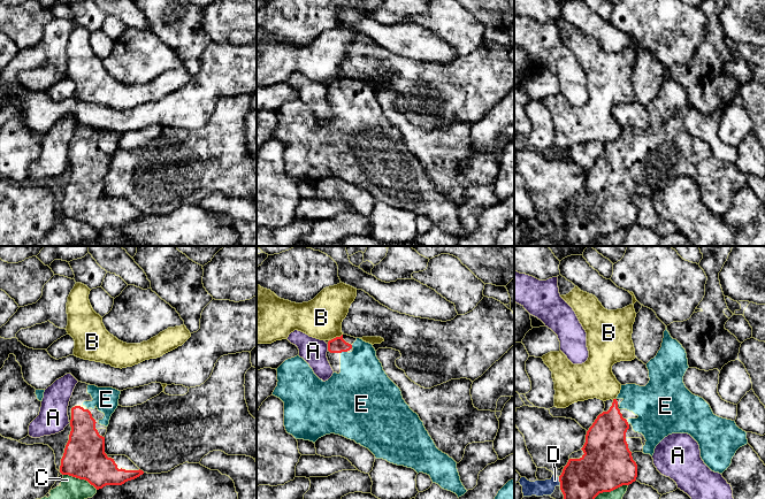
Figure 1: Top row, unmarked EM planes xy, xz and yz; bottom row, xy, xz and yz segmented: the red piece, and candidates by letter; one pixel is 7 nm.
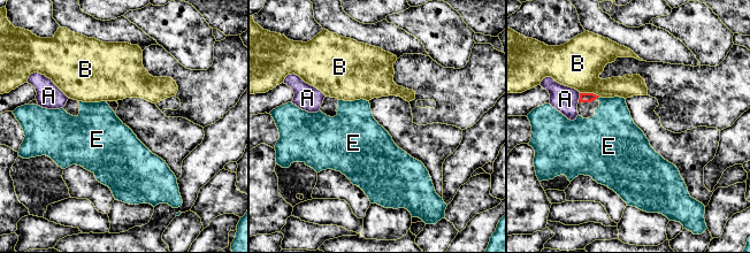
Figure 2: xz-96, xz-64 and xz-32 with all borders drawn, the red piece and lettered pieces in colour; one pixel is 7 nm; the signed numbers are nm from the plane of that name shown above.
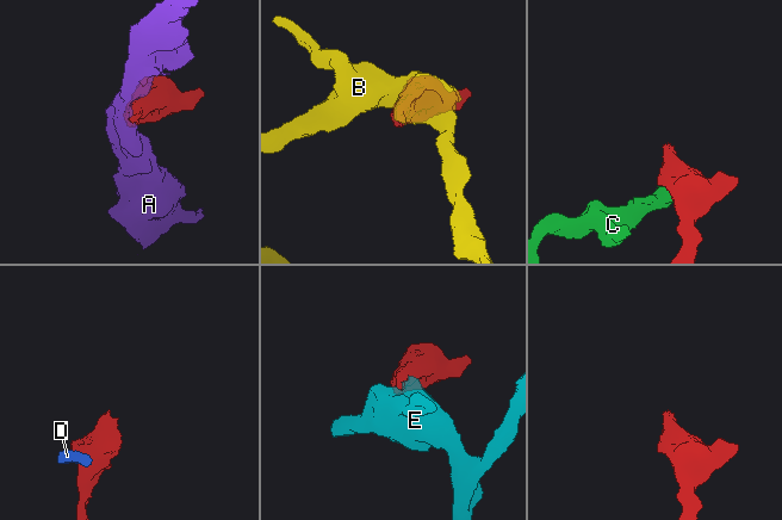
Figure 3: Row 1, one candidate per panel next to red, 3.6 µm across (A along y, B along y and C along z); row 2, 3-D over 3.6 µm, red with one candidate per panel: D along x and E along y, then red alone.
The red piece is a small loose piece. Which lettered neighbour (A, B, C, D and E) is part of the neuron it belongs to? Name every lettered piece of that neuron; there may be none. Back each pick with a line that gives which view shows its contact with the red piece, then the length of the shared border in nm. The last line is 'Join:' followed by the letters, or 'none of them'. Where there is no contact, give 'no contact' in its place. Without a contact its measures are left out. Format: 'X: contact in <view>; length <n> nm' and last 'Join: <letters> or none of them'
E: contact in xz; length 50 nm
Join: E

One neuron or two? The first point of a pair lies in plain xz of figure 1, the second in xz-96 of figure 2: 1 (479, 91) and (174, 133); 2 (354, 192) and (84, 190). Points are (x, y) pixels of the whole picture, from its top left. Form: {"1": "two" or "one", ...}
{"1": "two", "2": "one"}

